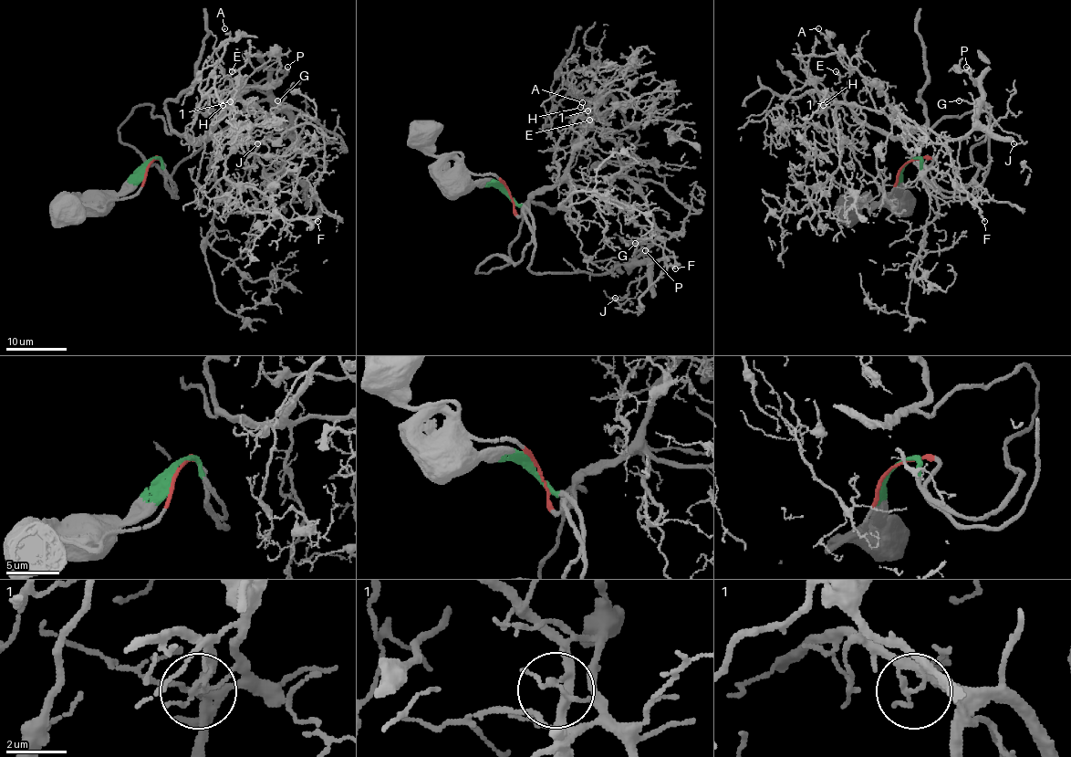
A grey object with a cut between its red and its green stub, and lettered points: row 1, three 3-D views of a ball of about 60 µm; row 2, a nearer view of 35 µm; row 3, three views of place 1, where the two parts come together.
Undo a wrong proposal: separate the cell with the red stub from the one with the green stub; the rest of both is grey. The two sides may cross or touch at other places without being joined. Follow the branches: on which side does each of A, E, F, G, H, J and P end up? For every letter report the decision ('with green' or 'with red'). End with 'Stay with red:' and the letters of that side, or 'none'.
A: with red
E: with red
F: with red
G: with red
H: with red
J: with red
P: with red
Stay with red: A, E, F, G, H, J, P

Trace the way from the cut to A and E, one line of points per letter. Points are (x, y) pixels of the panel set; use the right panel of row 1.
A: (905, 162), (930, 158), (925, 178), (969, 197), (988, 167), (988, 107), (946, 140), (902, 128), (818, 27)
E: (905, 162), (930, 158), (925, 178), (969, 197), (990, 108), (946, 140), (836, 72)

